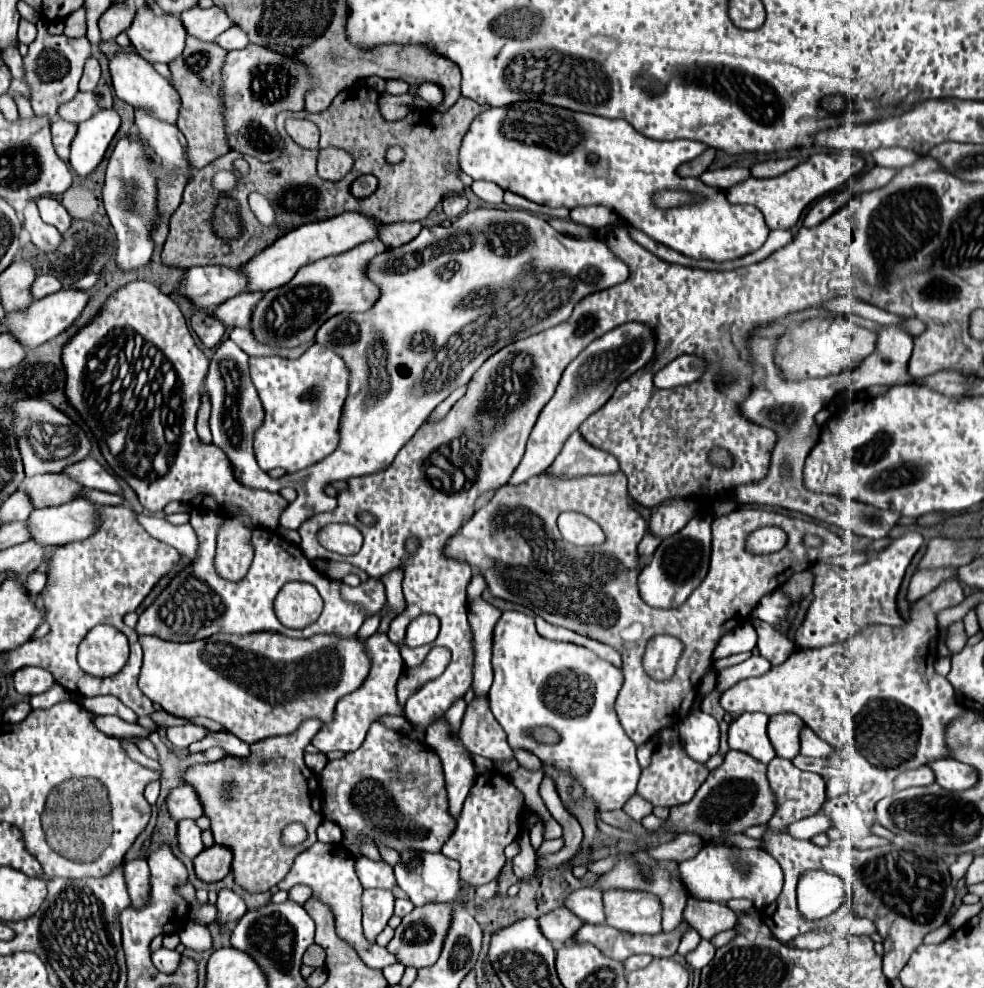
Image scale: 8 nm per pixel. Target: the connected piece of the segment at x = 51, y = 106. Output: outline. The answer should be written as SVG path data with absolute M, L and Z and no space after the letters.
M43 20L37 22L39 34L33 44L29 44L29 52L23 58L25 68L25 82L31 92L31 106L35 114L47 114L51 120L57 118L57 108L65 102L69 102L77 94L77 84L83 74L83 64L91 56L91 44L87 36L81 38L67 38L61 36L49 36Z

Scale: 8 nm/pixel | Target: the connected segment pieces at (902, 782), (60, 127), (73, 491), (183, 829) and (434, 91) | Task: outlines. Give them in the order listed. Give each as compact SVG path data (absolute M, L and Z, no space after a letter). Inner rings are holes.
M921 766L917 770L907 770L905 774L897 776L897 782L893 782L893 784L895 784L895 790L903 790L903 788L911 788L911 786L929 786L933 782L935 782L933 772L927 766Z
M55 120L51 124L51 136L53 136L53 146L57 148L57 152L61 152L61 158L67 156L67 150L69 150L69 144L73 140L77 132L77 126L71 124L71 122L65 122L65 120Z
M37 474L33 478L25 478L17 490L25 490L29 498L33 498L33 508L47 508L73 500L83 486L65 474Z
M181 820L177 824L177 846L187 858L195 858L203 850L201 830L193 820Z
M425 82L425 84L421 84L421 86L417 88L417 96L423 98L423 100L427 100L431 106L435 106L435 104L441 102L441 88L435 86L435 84Z

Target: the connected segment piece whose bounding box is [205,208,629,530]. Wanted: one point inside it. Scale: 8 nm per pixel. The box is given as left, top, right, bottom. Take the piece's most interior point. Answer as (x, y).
(444, 279)

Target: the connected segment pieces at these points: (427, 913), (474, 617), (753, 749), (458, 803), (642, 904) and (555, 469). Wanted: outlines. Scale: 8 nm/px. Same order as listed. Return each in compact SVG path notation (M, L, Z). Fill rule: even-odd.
M427 904L427 906L415 908L395 928L395 936L391 938L391 942L385 948L403 966L413 966L413 968L431 966L431 964L435 964L435 960L441 954L441 946L443 946L445 934L449 930L449 924L451 924L451 906L447 906L447 904Z
M475 598L467 606L467 620L473 634L473 694L481 698L489 692L493 682L491 668L491 646L493 646L493 628L501 618L501 610L489 604L483 598Z
M741 714L729 726L729 748L745 752L767 764L775 756L767 736L767 722L769 716L765 714Z
M439 718L433 722L425 734L425 742L429 748L433 748L441 762L445 772L445 788L449 798L449 814L457 820L457 814L461 812L463 800L467 798L473 782L475 782L475 766L469 758L469 752L463 748L463 744L451 734L447 722Z
M607 890L603 892L607 924L629 934L661 932L661 902L649 892Z
M579 432L571 434L565 442L561 454L553 462L553 466L547 470L547 474L553 476L591 476L591 474L615 474L619 470L619 462L603 452L587 444Z

